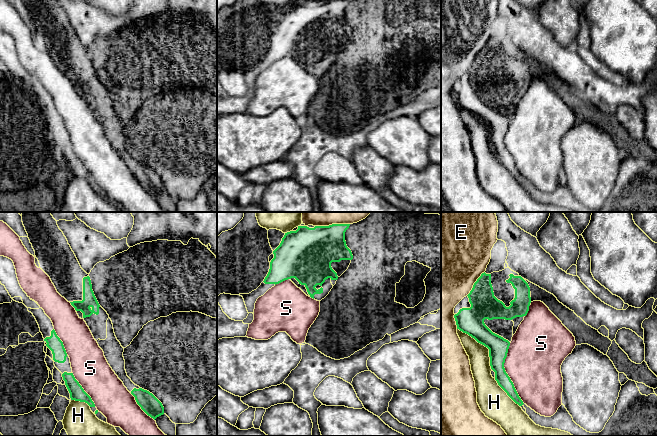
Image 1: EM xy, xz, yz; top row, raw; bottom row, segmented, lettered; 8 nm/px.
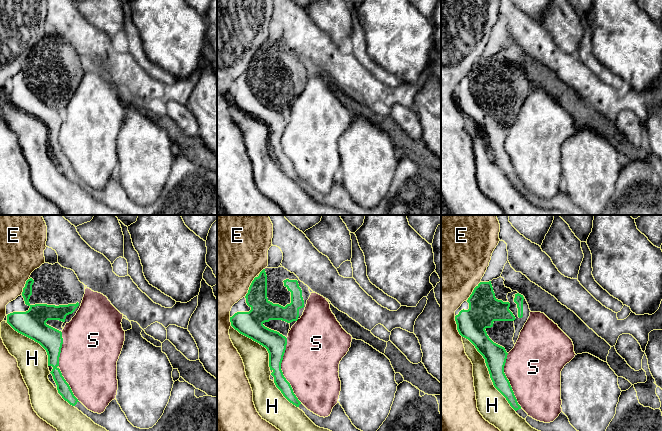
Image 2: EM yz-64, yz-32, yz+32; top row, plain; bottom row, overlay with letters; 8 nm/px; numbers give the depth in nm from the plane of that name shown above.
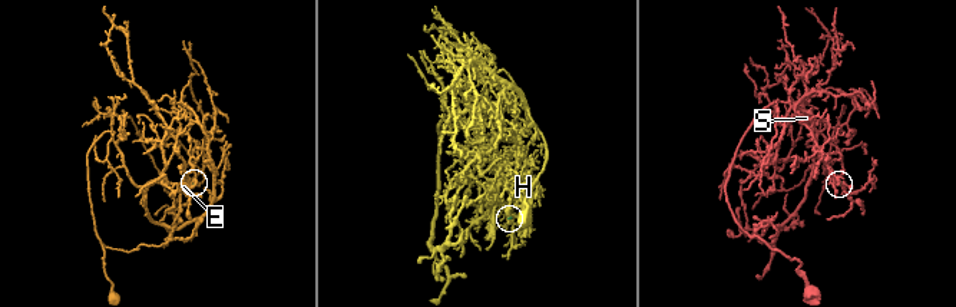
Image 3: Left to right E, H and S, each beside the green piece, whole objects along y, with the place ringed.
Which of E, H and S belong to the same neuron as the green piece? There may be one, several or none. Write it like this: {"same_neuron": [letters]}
{"same_neuron": []}

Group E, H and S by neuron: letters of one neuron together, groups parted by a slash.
E / H / S

